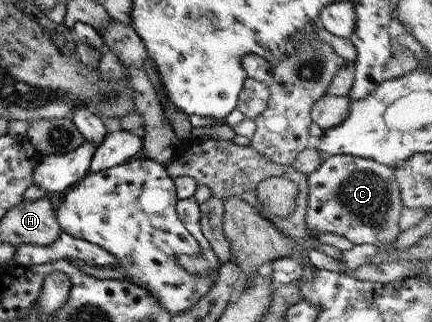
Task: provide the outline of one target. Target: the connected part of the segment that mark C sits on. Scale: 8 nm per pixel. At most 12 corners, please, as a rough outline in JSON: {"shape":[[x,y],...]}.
{"shape":[[327,156],[306,231],[381,245],[400,231],[392,167]]}

